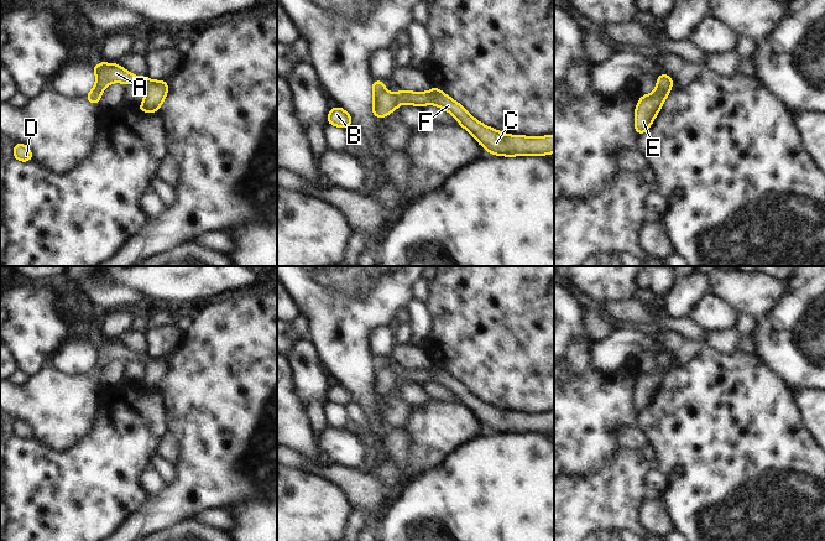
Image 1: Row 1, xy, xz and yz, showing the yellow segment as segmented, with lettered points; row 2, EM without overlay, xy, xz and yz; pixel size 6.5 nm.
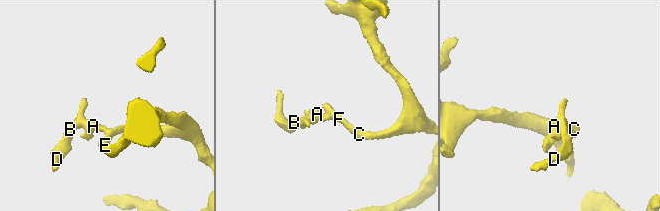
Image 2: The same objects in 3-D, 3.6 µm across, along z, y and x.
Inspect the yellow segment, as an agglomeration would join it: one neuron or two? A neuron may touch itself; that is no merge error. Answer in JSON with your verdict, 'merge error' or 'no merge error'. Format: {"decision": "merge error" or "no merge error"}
{"decision": "no merge error"}

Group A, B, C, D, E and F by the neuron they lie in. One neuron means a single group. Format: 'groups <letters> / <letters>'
groups A B C D E F

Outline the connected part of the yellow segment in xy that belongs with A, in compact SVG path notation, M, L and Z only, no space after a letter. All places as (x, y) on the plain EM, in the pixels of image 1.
M100 338L98 343L92 344L96 353L96 358L94 365L85 373L85 376L95 383L99 383L103 368L114 359L126 363L142 361L145 364L145 375L137 385L139 389L158 389L168 370L168 358L150 358L147 353L134 353L118 340L111 342Z

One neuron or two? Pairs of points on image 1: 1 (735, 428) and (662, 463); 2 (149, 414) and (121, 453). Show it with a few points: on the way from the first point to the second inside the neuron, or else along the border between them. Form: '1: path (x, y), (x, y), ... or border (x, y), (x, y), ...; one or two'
1: path (716, 442), (699, 451), (692, 451), (680, 456); one
2: path (139, 424), (121, 443); one

